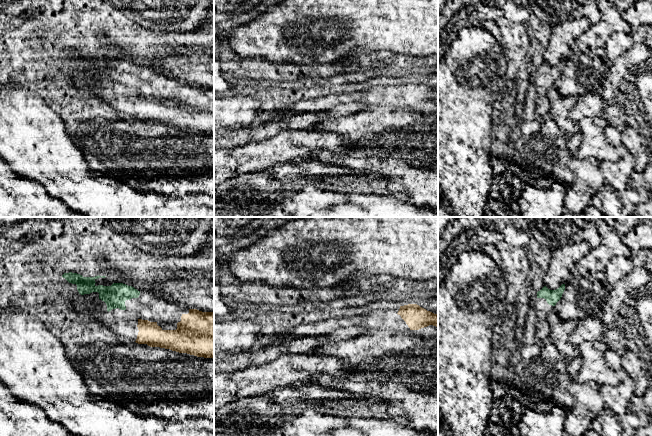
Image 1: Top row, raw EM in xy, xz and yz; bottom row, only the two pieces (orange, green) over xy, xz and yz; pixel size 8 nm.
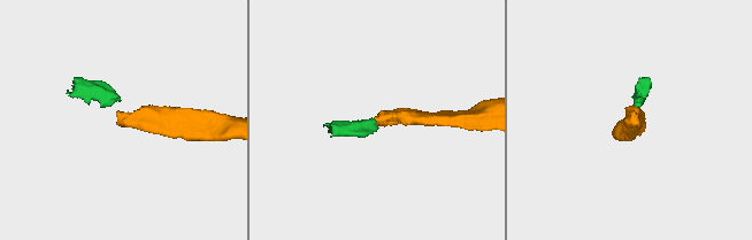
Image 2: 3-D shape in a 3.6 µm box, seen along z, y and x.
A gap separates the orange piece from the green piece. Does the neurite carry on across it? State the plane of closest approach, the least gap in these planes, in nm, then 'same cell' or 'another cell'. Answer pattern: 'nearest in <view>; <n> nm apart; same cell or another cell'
nearest in xy; 130 nm apart; same cell

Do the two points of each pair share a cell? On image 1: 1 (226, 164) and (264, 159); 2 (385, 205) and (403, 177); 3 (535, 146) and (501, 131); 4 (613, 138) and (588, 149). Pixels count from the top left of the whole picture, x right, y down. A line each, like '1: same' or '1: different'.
1: same
2: different
3: same
4: different

